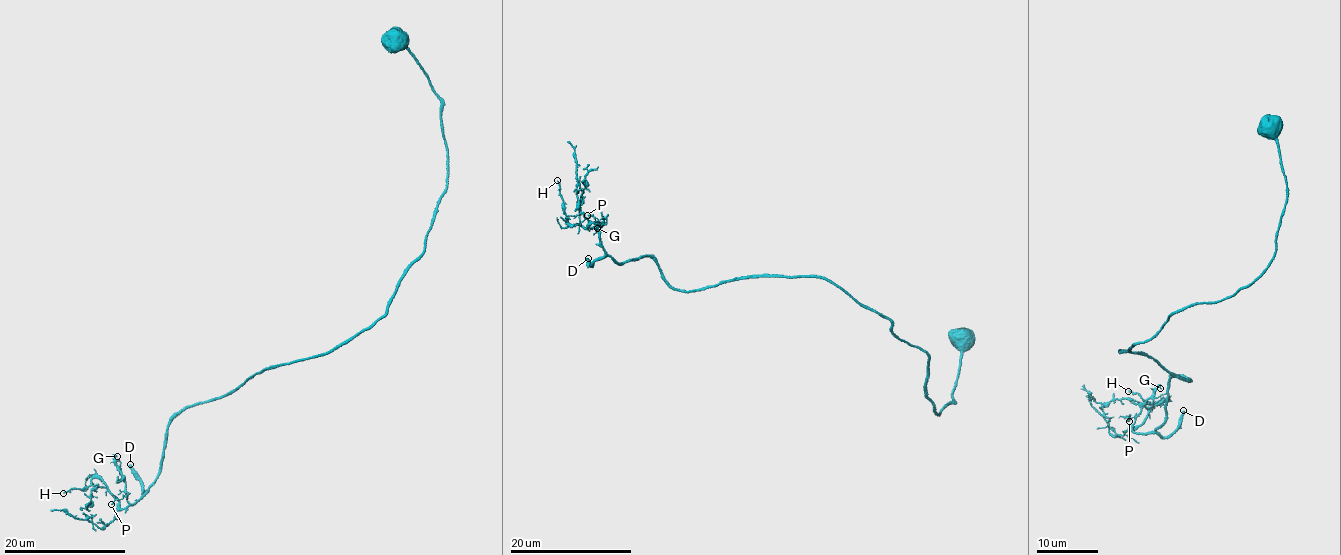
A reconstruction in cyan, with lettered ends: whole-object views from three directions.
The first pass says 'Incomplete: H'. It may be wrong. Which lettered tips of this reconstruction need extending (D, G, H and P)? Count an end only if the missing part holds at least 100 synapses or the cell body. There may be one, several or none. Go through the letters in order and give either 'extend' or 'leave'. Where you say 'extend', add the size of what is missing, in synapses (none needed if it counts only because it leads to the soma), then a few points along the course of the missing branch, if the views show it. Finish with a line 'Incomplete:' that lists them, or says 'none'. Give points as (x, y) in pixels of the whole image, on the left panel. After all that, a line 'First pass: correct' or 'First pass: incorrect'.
D: extend; 600 synapses
G: leave
H: leave
P: leave
Incomplete: D
First pass: incorrect

